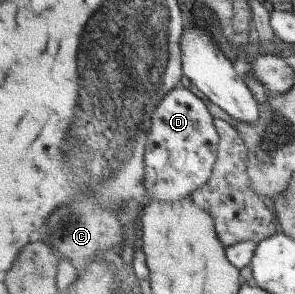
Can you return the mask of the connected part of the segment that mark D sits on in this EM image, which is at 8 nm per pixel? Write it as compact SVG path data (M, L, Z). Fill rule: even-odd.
M178 86L160 102L152 117L152 132L146 149L147 198L160 201L185 199L213 174L220 155L220 134L205 100L185 86Z

